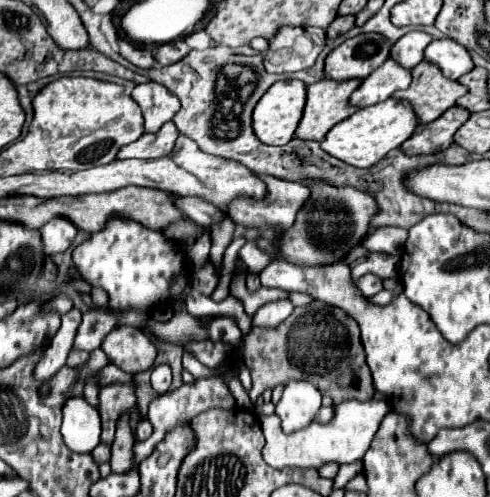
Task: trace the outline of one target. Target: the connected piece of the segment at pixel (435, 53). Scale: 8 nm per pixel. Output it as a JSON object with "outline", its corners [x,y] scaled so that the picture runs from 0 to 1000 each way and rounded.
{"outline":[[[884,80],[867,101],[867,121],[896,133],[916,161],[933,161],[965,137],[957,105],[929,80]]]}

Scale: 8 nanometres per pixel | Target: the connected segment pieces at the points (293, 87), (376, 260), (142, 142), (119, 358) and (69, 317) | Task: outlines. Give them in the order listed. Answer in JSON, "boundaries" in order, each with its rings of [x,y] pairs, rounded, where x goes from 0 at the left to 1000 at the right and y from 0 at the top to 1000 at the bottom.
{"boundaries":[[[[614,161],[561,165],[524,205],[512,254],[520,274],[549,294],[586,290],[618,233],[622,169]]],[[[757,507],[745,527],[733,527],[716,543],[716,559],[733,559],[741,551],[769,551],[769,555],[810,555],[814,519],[786,511],[786,507]]],[[[337,245],[320,270],[292,270],[284,282],[251,294],[243,318],[329,318],[341,314],[365,278],[353,245]]],[[[239,656],[231,660],[206,692],[206,704],[218,720],[255,748],[280,753],[312,736],[320,704],[304,676],[276,656]]],[[[149,620],[124,636],[124,660],[104,680],[96,704],[88,708],[80,732],[67,744],[71,765],[96,765],[112,748],[120,748],[124,736],[133,736],[137,712],[149,696],[149,680],[153,680],[153,664],[157,664],[161,648],[165,648],[165,628],[157,620]]]]}

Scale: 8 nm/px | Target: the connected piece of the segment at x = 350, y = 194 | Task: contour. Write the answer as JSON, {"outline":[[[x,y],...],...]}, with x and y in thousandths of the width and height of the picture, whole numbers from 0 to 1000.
{"outline":[[[631,370],[639,398],[618,414],[610,427],[602,455],[578,467],[569,487],[569,519],[610,531],[680,531],[692,527],[716,499],[724,499],[749,463],[757,435],[765,431],[769,414],[753,390],[741,390],[724,378],[684,382],[667,370]]]}

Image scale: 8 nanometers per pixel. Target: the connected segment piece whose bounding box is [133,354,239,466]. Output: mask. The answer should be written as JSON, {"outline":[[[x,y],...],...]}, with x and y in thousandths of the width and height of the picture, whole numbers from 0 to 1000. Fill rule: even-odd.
{"outline":[[[467,712],[451,732],[447,732],[447,748],[427,757],[427,761],[398,761],[398,769],[390,773],[373,773],[349,789],[337,789],[337,793],[324,793],[316,797],[308,809],[304,809],[304,825],[300,825],[300,837],[304,837],[304,849],[312,853],[312,873],[292,885],[292,889],[276,889],[271,897],[271,938],[284,938],[288,926],[296,926],[300,918],[312,913],[316,897],[337,881],[337,873],[349,865],[349,861],[361,861],[361,857],[373,857],[382,853],[390,841],[398,841],[398,833],[410,833],[427,821],[463,821],[463,825],[476,825],[480,821],[480,801],[459,769],[459,753],[488,753],[488,720],[480,712]]]}

